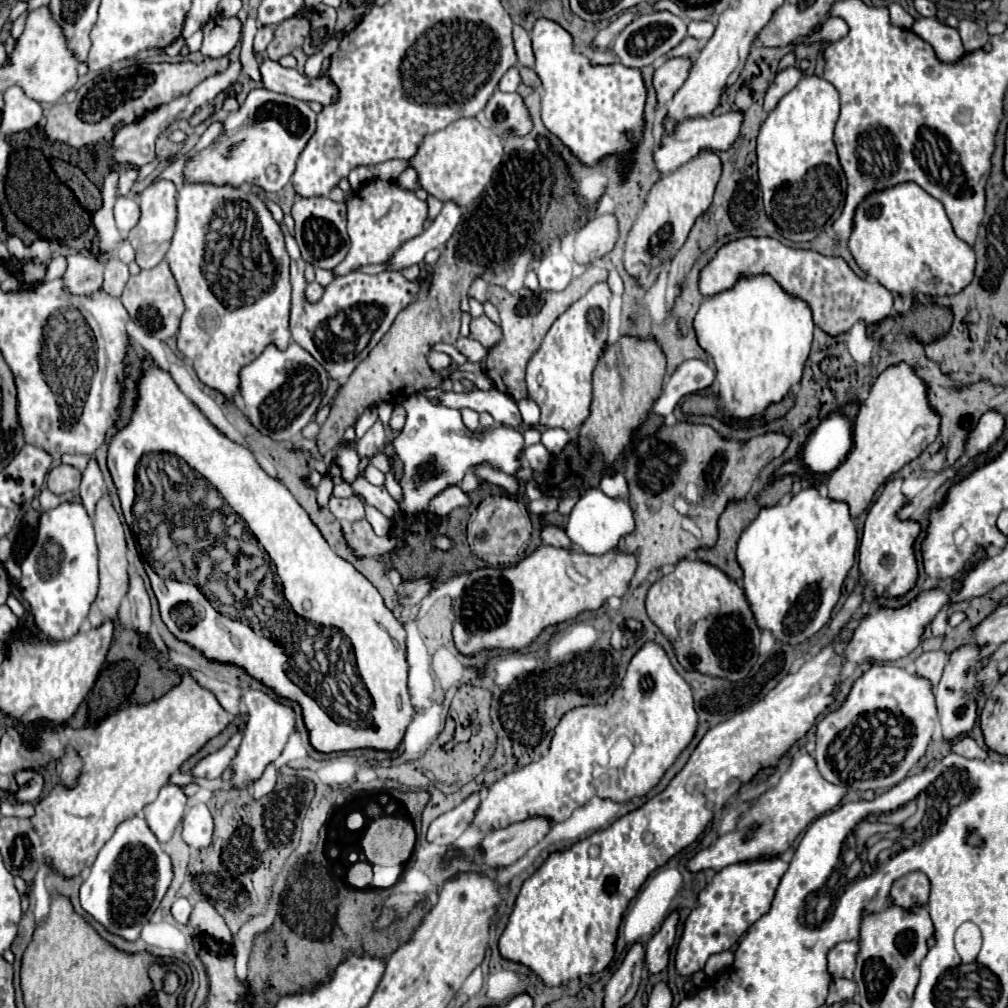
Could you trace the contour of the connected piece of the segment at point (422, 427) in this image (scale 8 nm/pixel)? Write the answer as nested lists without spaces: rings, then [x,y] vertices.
[[[413,394],[404,400],[406,406],[406,424],[400,434],[394,438],[394,450],[404,464],[404,502],[400,510],[418,516],[426,510],[430,498],[450,484],[460,484],[462,476],[476,462],[494,462],[504,468],[508,474],[514,474],[524,462],[516,456],[522,452],[524,440],[522,434],[508,426],[494,426],[488,432],[474,434],[462,421],[462,412],[456,408],[444,408],[430,404],[422,394]]]

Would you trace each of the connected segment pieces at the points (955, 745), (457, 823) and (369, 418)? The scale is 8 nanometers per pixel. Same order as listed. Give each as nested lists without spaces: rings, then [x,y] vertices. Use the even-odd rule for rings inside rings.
[[[970,736],[960,738],[960,742],[952,742],[952,752],[960,754],[964,758],[986,758],[988,756]]]
[[[474,792],[460,806],[456,806],[454,810],[438,816],[430,824],[426,840],[430,844],[438,844],[438,846],[450,846],[450,844],[454,844],[454,840],[470,826],[478,804],[480,804],[480,796],[478,796],[478,792]]]
[[[368,408],[368,410],[360,416],[360,420],[356,422],[356,426],[354,426],[354,430],[356,430],[356,440],[360,440],[360,436],[362,436],[376,420],[378,420],[376,410],[374,410],[374,408]]]

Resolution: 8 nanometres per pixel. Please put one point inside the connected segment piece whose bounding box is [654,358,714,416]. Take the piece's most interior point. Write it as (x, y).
(695, 375)

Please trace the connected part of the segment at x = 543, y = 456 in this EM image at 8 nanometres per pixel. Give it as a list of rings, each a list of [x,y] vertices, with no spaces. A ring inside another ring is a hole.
[[[540,442],[528,446],[524,451],[524,455],[534,471],[545,470],[551,462],[551,455]]]

